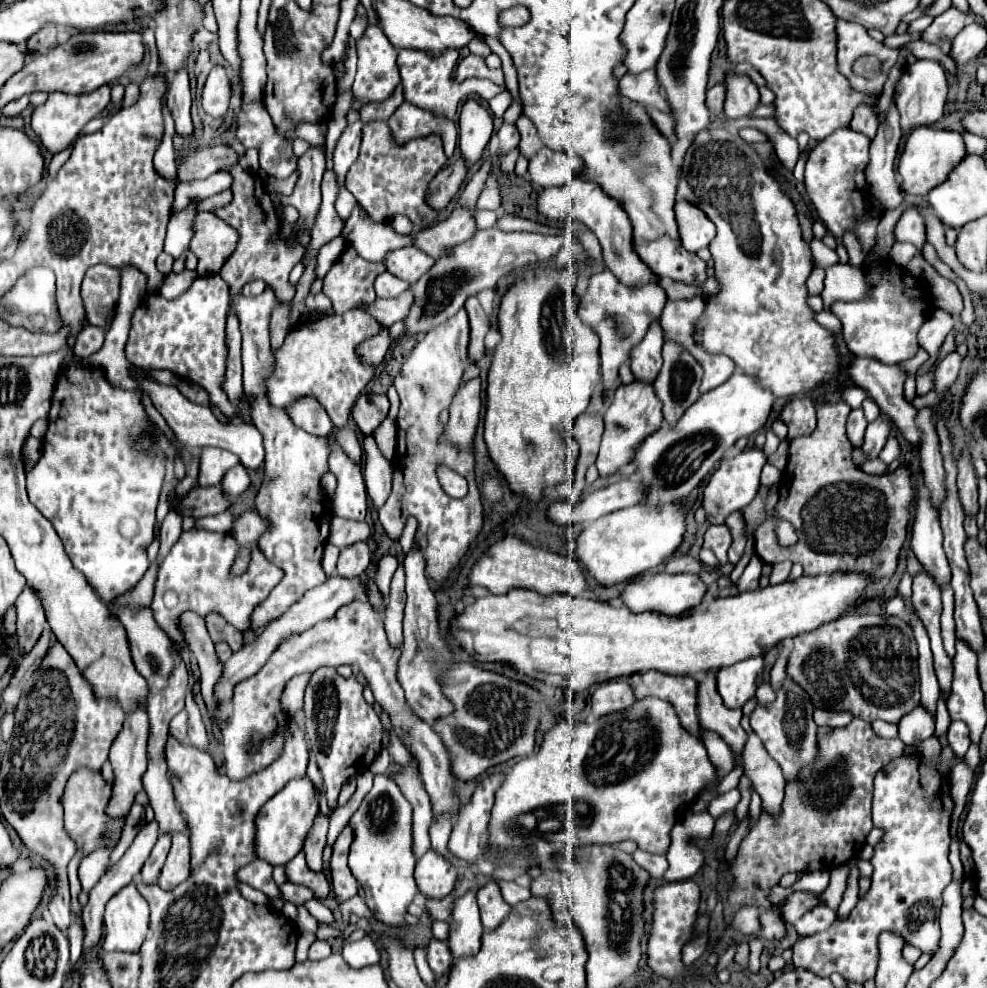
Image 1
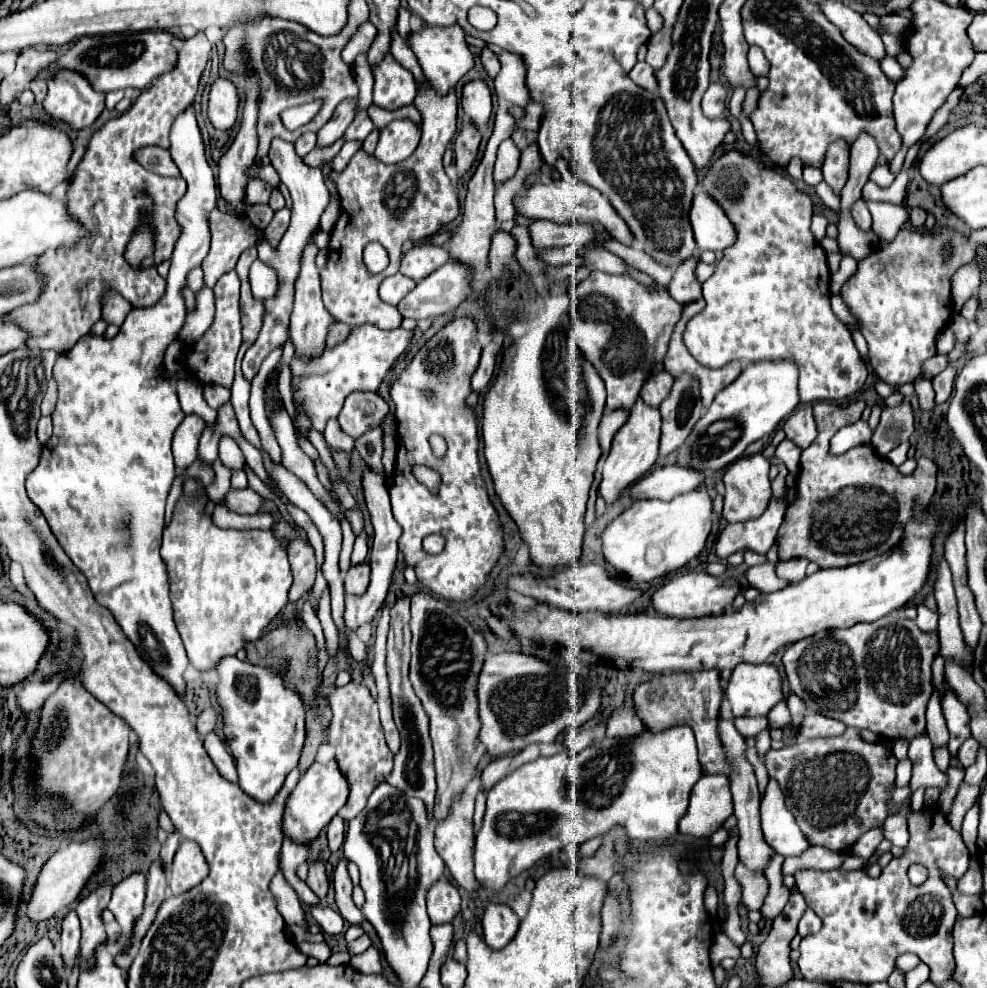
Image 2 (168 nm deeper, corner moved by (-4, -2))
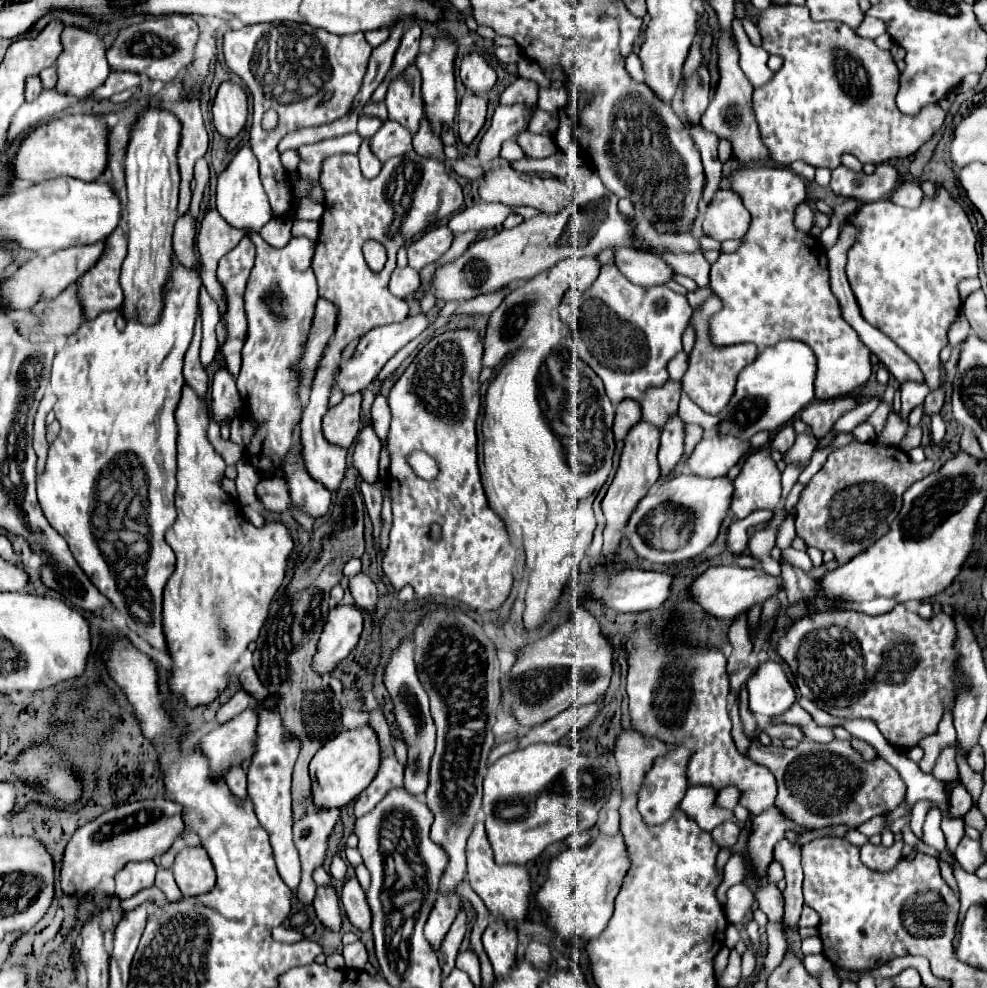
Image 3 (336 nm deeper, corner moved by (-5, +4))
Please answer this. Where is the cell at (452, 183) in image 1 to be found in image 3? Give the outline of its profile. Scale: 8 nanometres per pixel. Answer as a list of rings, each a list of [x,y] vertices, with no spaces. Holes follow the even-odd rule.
[[[466,93],[458,107],[458,137],[466,145],[478,135],[484,125],[488,109],[488,97],[478,93]]]

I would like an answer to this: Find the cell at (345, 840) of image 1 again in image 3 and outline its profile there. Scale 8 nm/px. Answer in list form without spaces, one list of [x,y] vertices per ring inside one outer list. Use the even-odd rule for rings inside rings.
[[[348,877],[342,889],[342,905],[346,909],[348,919],[360,931],[368,931],[372,925],[372,911],[366,901],[366,891],[362,891],[356,877]]]

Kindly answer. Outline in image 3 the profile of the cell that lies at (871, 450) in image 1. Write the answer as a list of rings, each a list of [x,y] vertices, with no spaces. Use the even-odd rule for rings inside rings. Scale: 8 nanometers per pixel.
[[[904,381],[900,385],[900,393],[902,393],[902,411],[900,417],[908,417],[908,413],[916,407],[922,405],[926,395],[930,393],[926,383],[916,383],[916,381]]]

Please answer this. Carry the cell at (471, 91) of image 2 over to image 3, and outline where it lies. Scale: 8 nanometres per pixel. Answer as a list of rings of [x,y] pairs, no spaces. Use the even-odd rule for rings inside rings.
[[[468,53],[460,63],[460,79],[468,91],[488,93],[488,89],[496,83],[496,71],[480,53]]]

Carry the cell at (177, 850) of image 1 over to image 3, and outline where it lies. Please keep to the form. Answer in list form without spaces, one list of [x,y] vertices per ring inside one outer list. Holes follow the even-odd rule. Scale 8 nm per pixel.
[[[184,847],[172,865],[176,885],[184,897],[196,897],[208,893],[216,885],[216,873],[212,861],[202,847]]]

